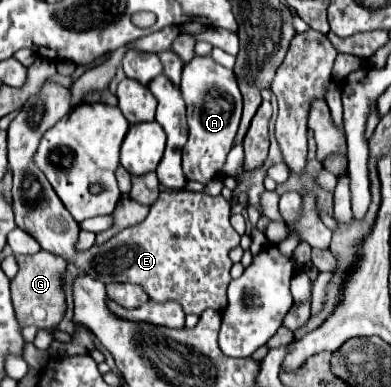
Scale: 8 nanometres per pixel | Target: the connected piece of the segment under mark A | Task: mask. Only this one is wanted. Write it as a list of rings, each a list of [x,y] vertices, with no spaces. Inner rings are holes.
[[[195,55],[189,63],[185,63],[179,89],[187,103],[187,123],[189,123],[189,141],[183,149],[183,173],[185,179],[199,181],[205,185],[211,179],[219,177],[225,157],[233,147],[233,139],[239,127],[241,107],[243,107],[241,91],[237,87],[235,73],[215,63],[211,55],[205,57]],[[209,95],[213,95],[213,99]]]

